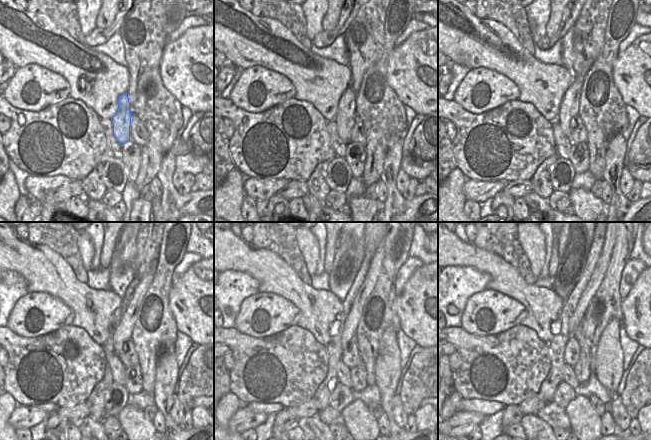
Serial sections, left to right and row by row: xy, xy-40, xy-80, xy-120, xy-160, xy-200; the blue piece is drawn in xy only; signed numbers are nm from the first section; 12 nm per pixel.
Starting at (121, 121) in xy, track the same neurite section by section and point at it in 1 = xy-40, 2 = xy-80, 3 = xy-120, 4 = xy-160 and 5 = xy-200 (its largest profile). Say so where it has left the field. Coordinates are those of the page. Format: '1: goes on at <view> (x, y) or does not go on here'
1: goes on at xy-40 (344, 118)
2: goes on at xy-80 (569, 108)
3: goes on at xy-120 (122, 333)
4: goes on at xy-160 (350, 326)
5: goes on at xy-200 (599, 271)

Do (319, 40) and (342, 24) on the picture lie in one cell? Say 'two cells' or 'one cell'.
one cell

